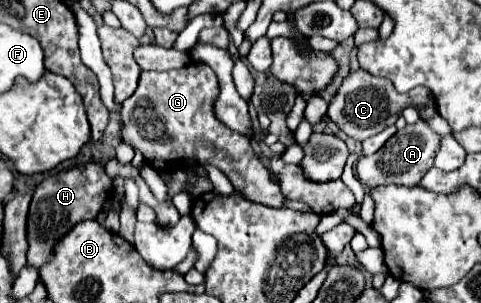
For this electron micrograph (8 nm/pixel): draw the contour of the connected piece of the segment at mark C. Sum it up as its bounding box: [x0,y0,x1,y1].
[327,70,431,142]

